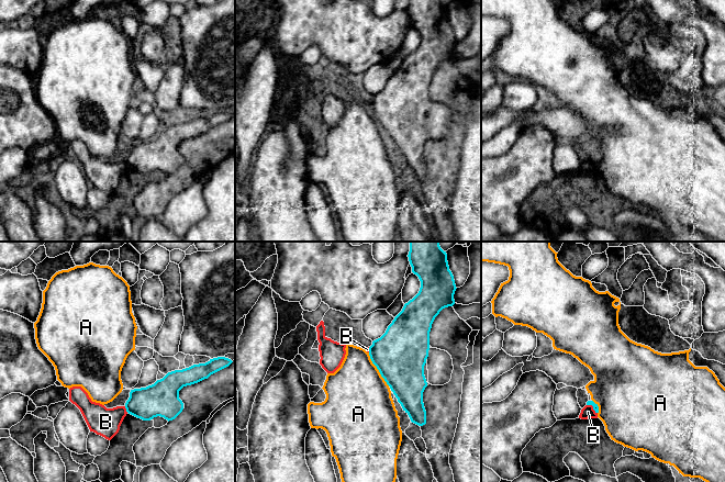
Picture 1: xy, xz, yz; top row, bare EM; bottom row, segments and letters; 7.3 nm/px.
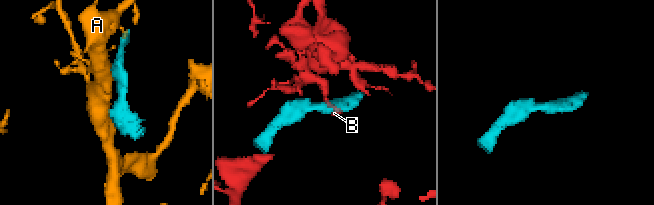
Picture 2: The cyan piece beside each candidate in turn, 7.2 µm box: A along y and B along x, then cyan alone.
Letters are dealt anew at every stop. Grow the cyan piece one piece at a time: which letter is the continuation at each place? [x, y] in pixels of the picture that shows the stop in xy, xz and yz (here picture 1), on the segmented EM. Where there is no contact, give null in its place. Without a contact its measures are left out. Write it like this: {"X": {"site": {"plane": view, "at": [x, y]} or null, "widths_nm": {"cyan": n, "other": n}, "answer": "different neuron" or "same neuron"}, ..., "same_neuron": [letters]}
{"A": {"site": {"plane": "xz", "at": [377, 368]}, "widths_nm": {"cyan": 380, "other": 460}, "answer": "different neuron"}, "B": {"site": {"plane": "yz", "at": [593, 407]}, "widths_nm": {"cyan": 50, "other": 90}, "answer": "different neuron"}, "same_neuron": []}

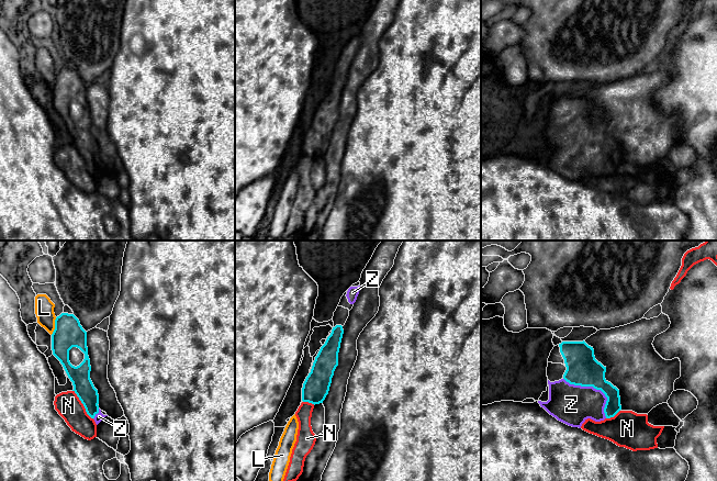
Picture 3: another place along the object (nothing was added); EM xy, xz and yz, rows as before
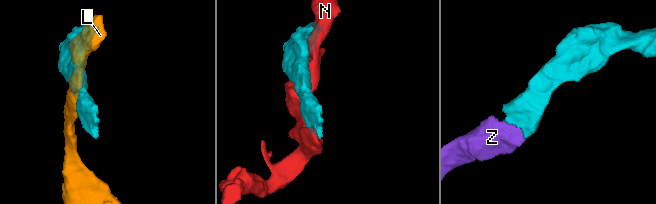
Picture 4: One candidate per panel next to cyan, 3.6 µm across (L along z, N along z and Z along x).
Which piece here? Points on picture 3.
{"L": {"site": {"plane": "xy", "at": [55, 326]}, "widths_nm": {"cyan": 220, "other": 140}, "answer": "different neuron"}, "N": {"site": {"plane": "xy", "at": [82, 403]}, "widths_nm": {"cyan": 150, "other": 190}, "answer": "different neuron"}, "Z": {"site": {"plane": "yz", "at": [595, 388]}, "widths_nm": {"cyan": 240, "other": 300}, "answer": "same neuron"}, "same_neuron": ["Z"]}

